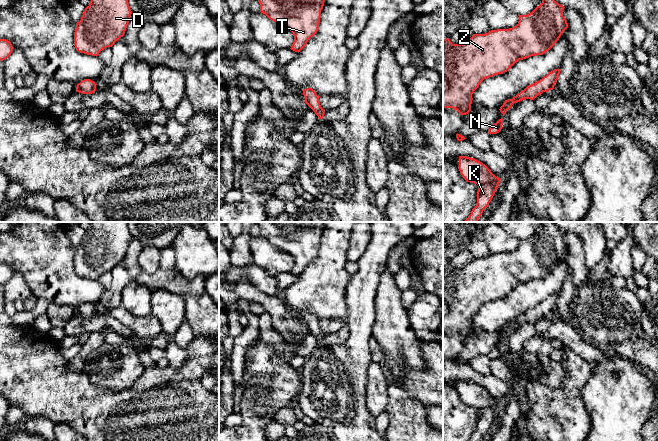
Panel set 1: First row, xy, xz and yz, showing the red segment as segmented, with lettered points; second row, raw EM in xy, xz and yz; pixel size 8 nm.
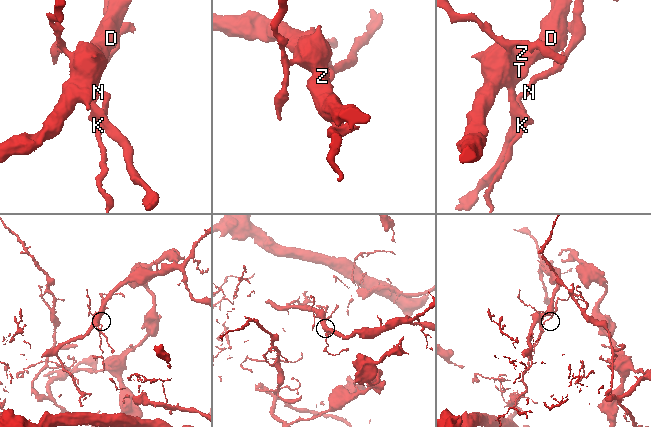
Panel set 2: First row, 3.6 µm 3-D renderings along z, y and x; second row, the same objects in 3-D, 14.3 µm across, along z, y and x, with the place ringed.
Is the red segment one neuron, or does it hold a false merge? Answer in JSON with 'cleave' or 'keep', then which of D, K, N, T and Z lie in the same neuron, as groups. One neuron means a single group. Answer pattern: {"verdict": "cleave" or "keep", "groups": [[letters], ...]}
{"verdict": "cleave", "groups": [["D", "T", "Z"], ["K", "N"]]}

